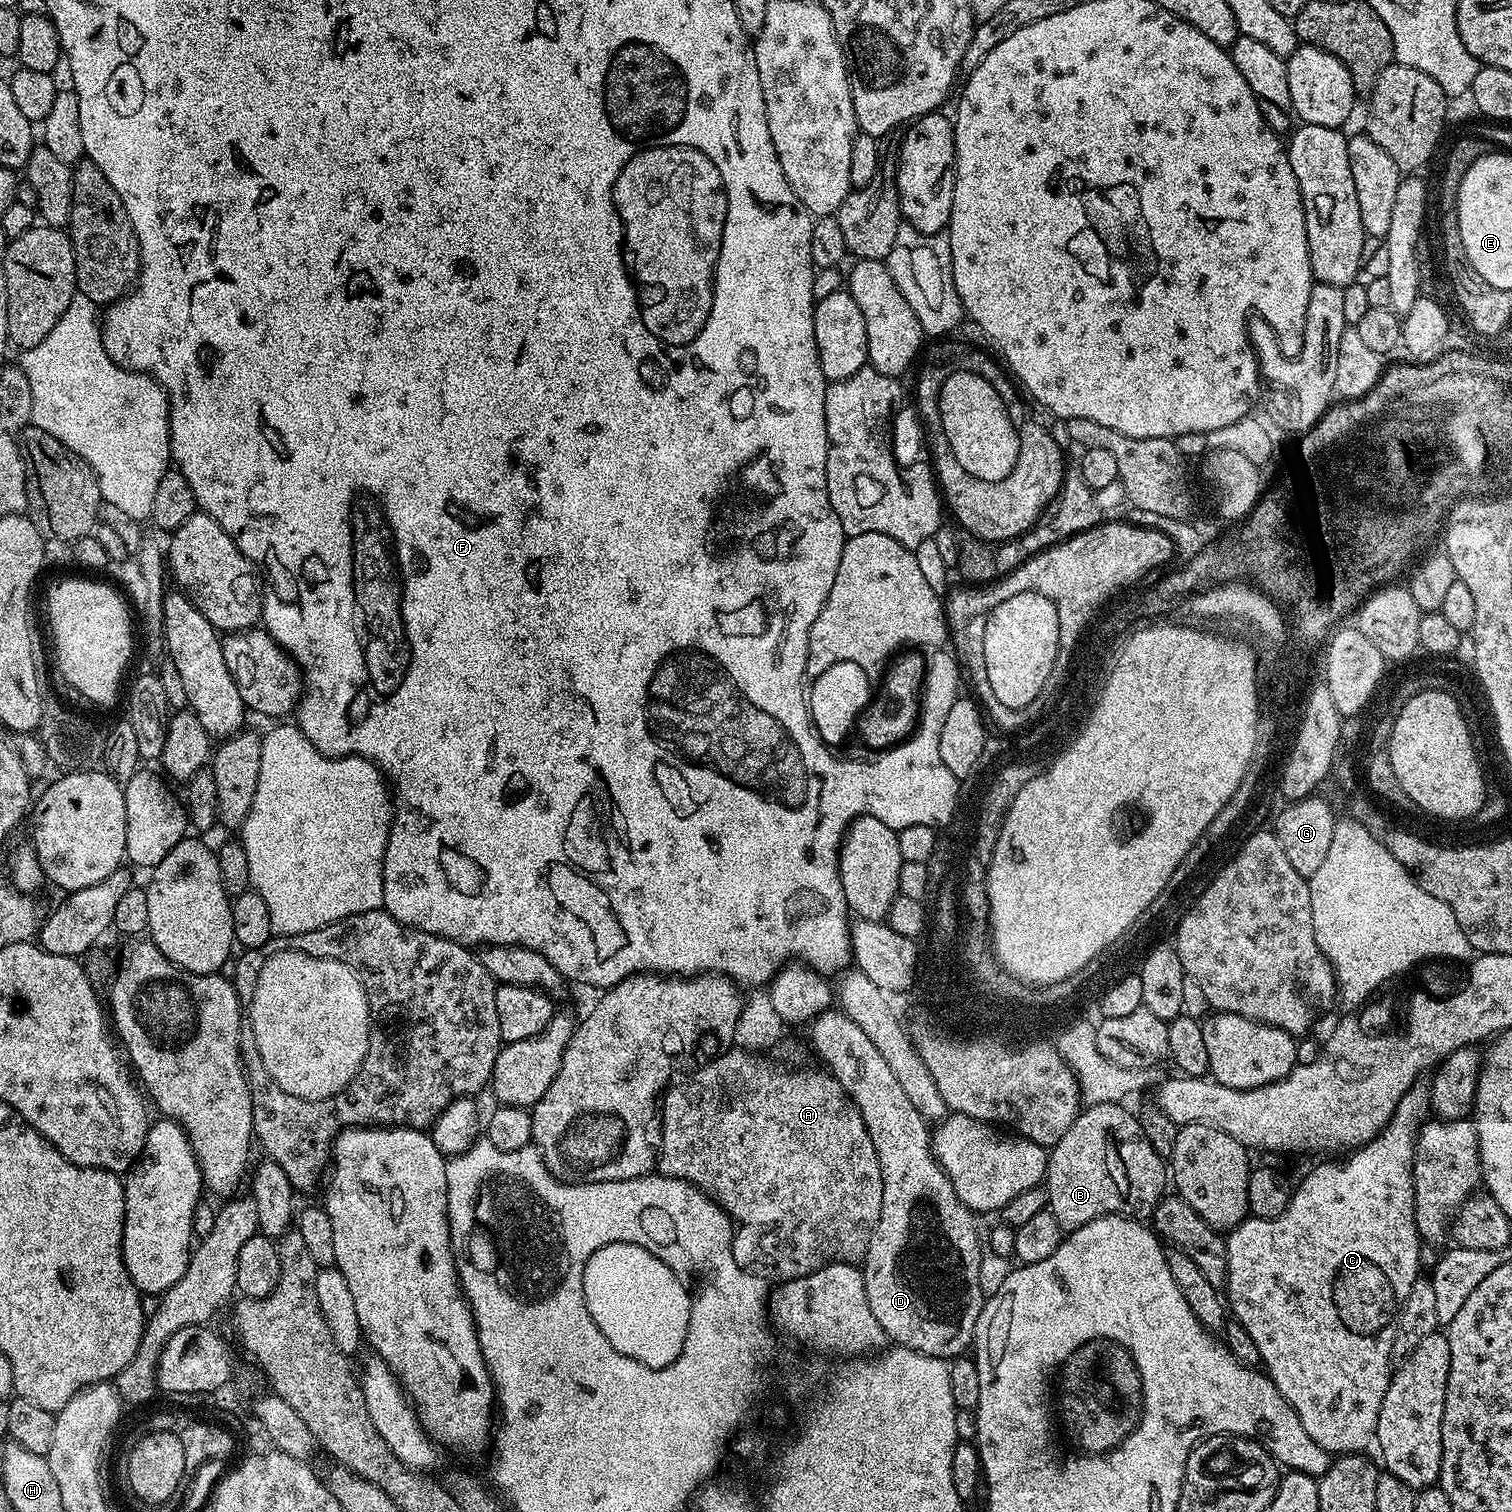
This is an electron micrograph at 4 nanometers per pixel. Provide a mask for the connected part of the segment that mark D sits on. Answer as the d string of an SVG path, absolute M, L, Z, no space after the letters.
M829 1010L822 1013L821 1016L811 1021L811 1028L812 1048L828 1063L826 1065L827 1071L843 1086L848 1097L854 1102L856 1109L862 1114L862 1121L865 1122L871 1141L874 1142L874 1149L877 1150L878 1162L883 1174L882 1210L878 1214L878 1222L874 1226L872 1237L868 1239L868 1248L862 1257L862 1271L866 1282L866 1302L870 1302L870 1310L874 1313L874 1318L878 1318L878 1326L882 1326L882 1330L888 1335L889 1341L893 1345L909 1348L934 1358L942 1358L946 1362L957 1356L963 1356L973 1347L978 1318L981 1310L984 1309L986 1299L978 1286L978 1262L982 1251L982 1236L976 1233L977 1217L971 1209L959 1200L954 1186L951 1185L950 1178L933 1155L929 1121L924 1119L924 1115L917 1110L914 1102L910 1102L910 1098L906 1098L906 1093L903 1092L901 1084L898 1083L898 1078L894 1078L890 1066L886 1066L886 1061L882 1058L882 1054L878 1054L874 1042L870 1042L870 1038L866 1038L866 1034L862 1034L861 1028L840 1010Z

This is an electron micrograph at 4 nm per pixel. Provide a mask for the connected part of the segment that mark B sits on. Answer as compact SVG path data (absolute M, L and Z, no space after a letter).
M1123 1103L1087 1105L1072 1123L1070 1130L1066 1130L1066 1134L1056 1144L1054 1155L1048 1161L1046 1187L1048 1208L1054 1218L1058 1218L1061 1229L1081 1228L1099 1216L1148 1218L1155 1213L1156 1205L1164 1199L1164 1187L1170 1184L1165 1157L1156 1153L1154 1146L1150 1146L1139 1119L1133 1113L1131 1116L1124 1107Z

